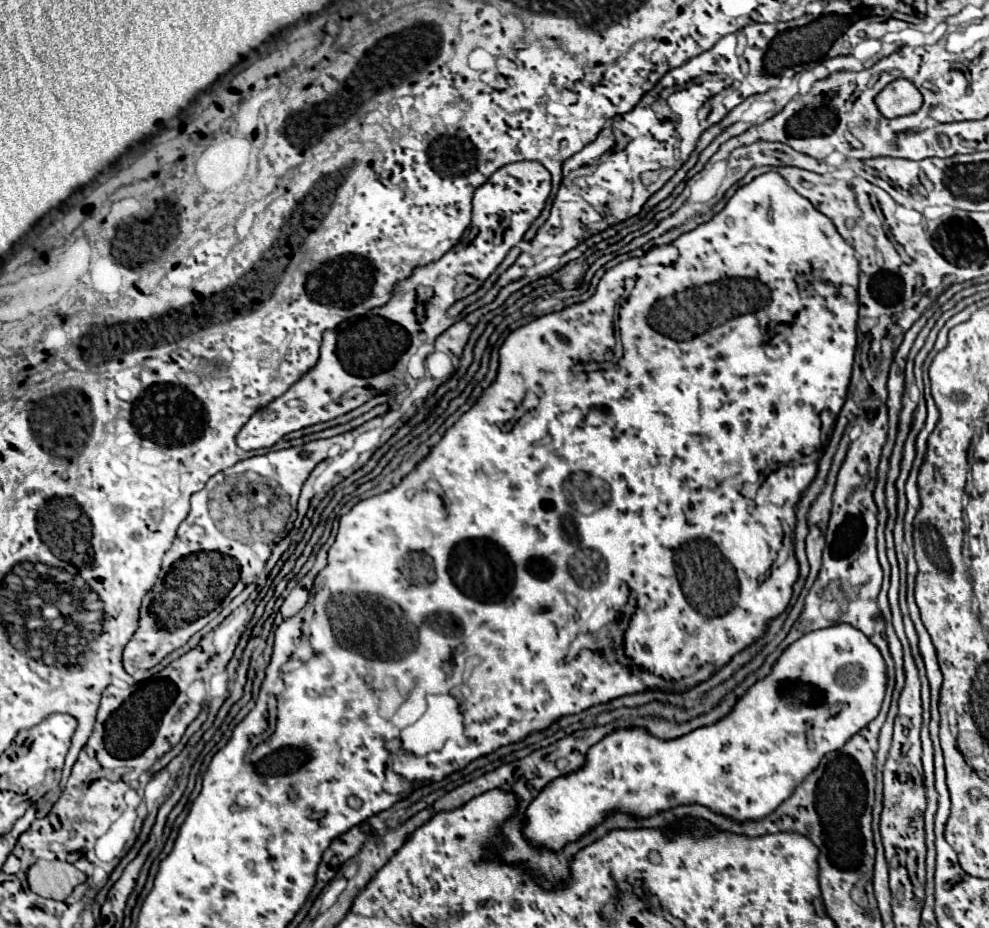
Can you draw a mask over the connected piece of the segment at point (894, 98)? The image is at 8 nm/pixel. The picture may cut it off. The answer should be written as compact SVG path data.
M900 78L890 82L884 90L880 90L874 102L880 114L884 114L886 118L898 118L914 114L922 106L922 94L912 82Z

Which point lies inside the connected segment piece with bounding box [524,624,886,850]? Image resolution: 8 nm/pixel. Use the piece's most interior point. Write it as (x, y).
(826, 686)

